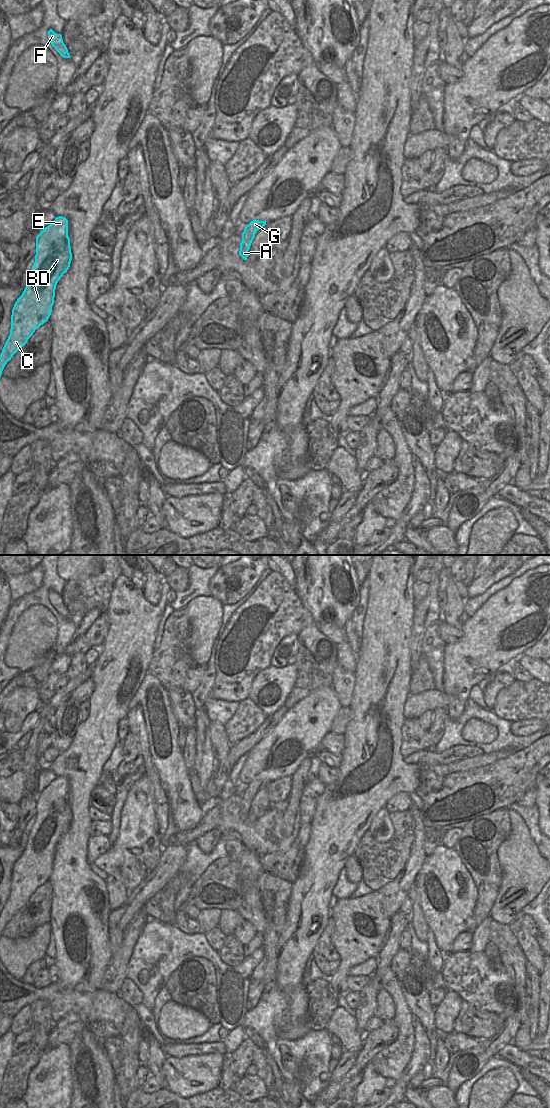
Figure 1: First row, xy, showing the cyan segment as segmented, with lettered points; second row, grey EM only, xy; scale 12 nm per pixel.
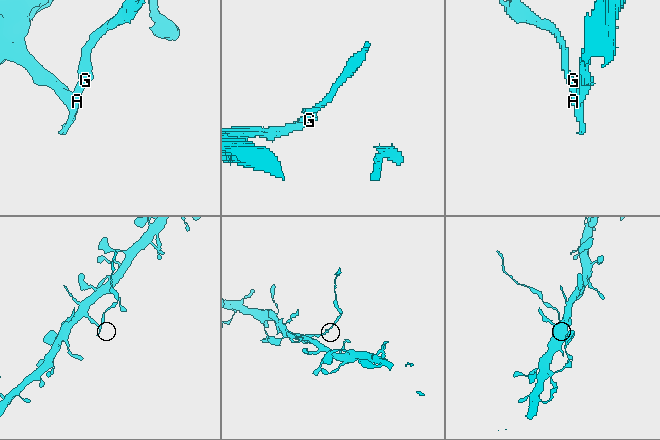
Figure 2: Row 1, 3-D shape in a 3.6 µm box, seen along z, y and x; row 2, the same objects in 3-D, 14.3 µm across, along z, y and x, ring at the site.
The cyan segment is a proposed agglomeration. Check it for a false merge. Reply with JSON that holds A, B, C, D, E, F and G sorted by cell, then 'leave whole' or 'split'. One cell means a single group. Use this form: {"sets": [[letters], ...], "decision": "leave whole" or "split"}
{"sets": [["A", "B", "C", "D", "E", "F"], ["G"]], "decision": "split"}

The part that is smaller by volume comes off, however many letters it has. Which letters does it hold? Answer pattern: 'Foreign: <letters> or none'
Foreign: G

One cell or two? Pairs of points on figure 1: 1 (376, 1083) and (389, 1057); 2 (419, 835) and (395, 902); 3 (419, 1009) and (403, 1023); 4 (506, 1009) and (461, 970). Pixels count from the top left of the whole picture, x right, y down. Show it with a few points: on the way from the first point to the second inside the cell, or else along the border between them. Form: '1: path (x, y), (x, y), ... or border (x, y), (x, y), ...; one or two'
1: border (370, 1062), (373, 1069), (385, 1079); two
2: path (417, 852), (412, 867), (400, 885); one
3: border (402, 993), (414, 1017); two
4: path (495, 998), (472, 978); one

